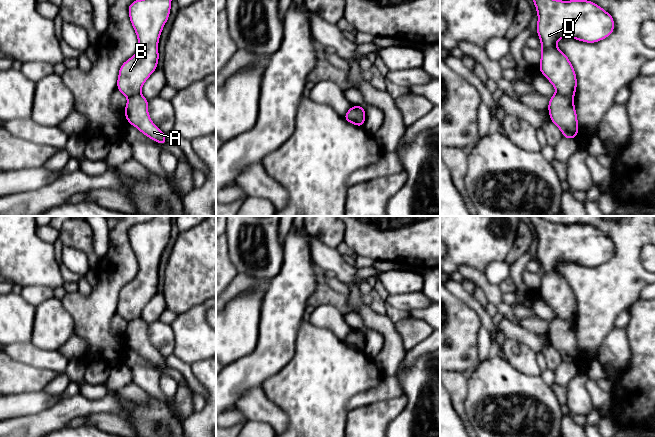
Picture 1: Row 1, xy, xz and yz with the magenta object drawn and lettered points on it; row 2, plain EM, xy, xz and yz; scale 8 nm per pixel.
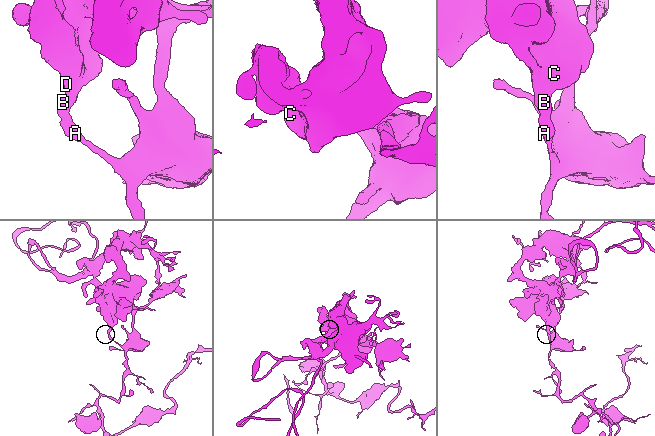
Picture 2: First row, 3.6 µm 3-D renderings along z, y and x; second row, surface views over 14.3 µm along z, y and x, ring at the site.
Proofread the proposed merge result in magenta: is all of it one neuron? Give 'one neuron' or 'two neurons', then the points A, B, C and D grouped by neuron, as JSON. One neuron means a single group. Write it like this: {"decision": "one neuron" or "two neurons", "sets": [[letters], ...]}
{"decision": "two neurons", "sets": [["A"], ["B", "C", "D"]]}

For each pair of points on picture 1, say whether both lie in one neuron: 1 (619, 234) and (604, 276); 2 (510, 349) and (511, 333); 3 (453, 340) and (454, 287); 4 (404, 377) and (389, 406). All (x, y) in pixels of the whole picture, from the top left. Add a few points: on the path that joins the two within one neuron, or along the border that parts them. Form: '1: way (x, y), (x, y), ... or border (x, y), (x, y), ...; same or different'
1: way (620, 244), (620, 260), (614, 266); same
2: border (506, 338), (512, 338), (524, 343), (532, 350); different
3: border (450, 291), (473, 309); different
4: border (404, 394), (406, 406), (396, 416); different

